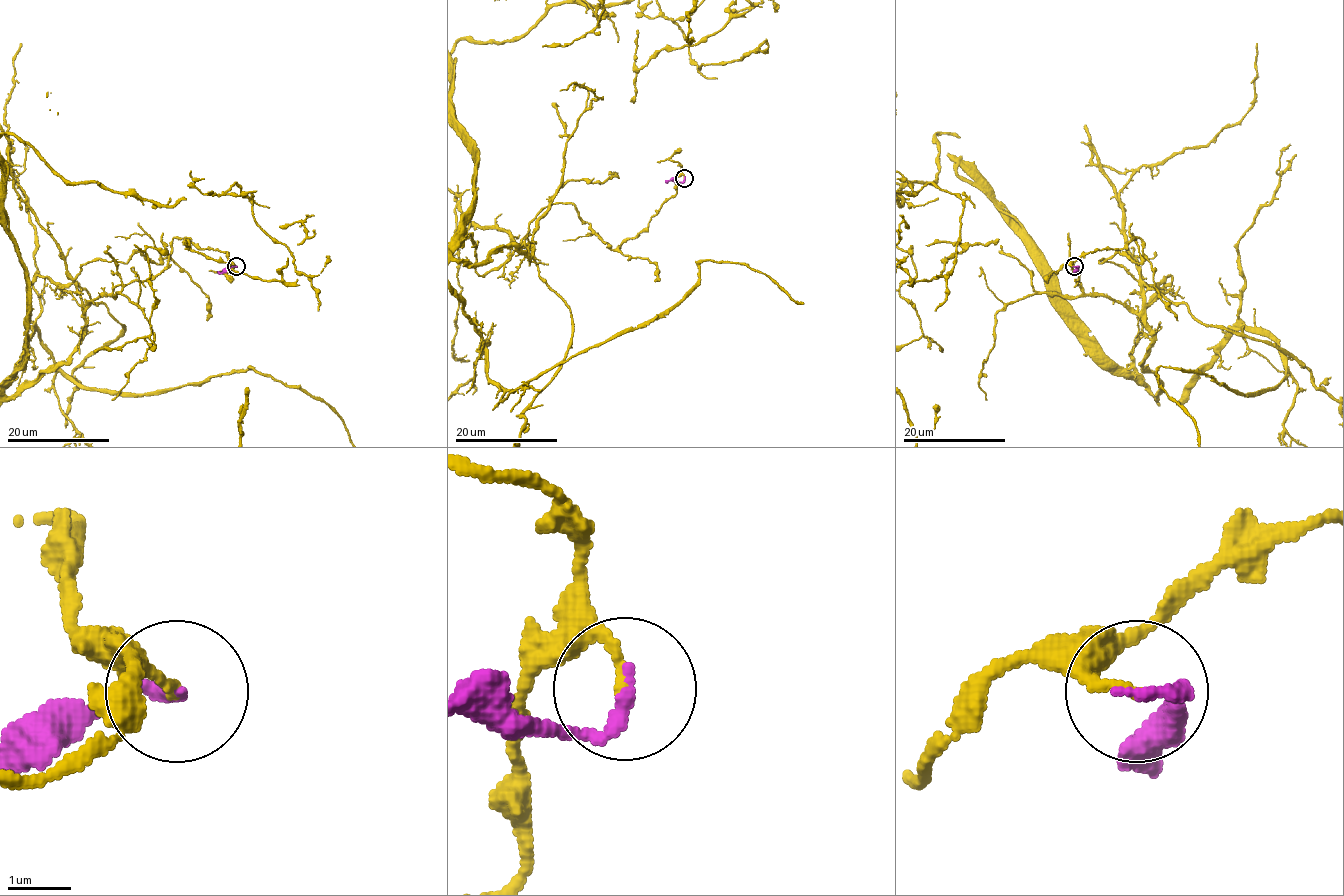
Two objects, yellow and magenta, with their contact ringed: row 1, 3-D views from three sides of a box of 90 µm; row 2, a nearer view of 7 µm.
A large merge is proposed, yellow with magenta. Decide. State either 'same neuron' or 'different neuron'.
same neuron

